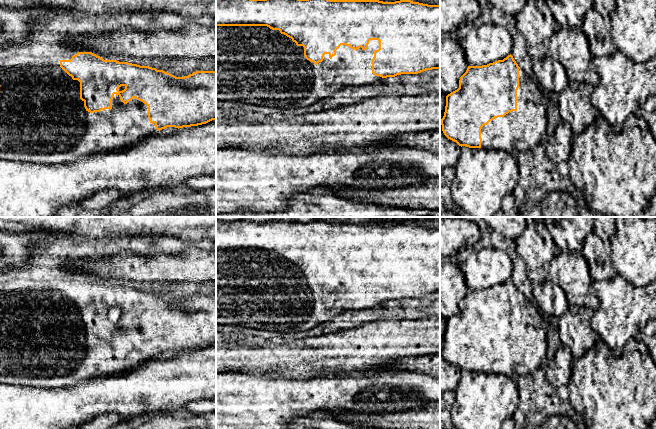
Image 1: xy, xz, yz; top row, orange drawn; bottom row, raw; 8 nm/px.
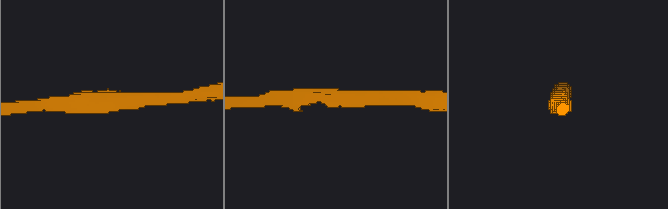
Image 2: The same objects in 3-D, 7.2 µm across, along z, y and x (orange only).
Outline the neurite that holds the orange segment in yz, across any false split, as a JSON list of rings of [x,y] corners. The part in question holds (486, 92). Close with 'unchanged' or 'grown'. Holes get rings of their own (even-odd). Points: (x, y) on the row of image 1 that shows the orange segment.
[[[510,54],[503,60],[498,60],[493,63],[482,66],[468,66],[466,72],[460,77],[459,88],[446,96],[446,106],[443,118],[440,120],[442,125],[442,131],[444,135],[456,142],[459,146],[466,146],[469,148],[485,148],[502,150],[508,153],[513,152],[526,152],[536,147],[547,134],[547,110],[548,110],[548,99],[546,98],[545,92],[539,86],[538,83],[534,82],[524,71],[519,73],[520,67]]]; grown

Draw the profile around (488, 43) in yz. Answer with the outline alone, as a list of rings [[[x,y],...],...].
[[[482,23],[459,40],[468,66],[482,66],[503,60],[511,53],[513,38],[504,26]]]

